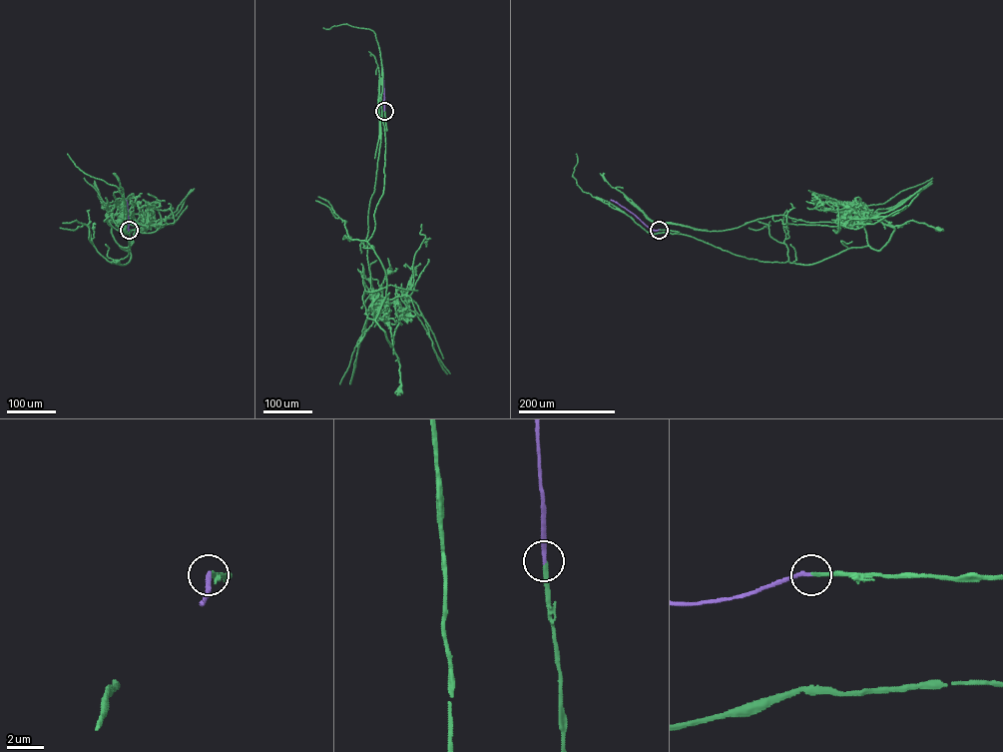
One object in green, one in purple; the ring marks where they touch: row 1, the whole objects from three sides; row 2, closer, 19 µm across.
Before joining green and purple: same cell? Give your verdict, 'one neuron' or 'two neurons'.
one neuron

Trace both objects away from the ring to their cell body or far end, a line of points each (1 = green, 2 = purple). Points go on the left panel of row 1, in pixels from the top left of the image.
1: (129, 230), (128, 255), (112, 263), (129, 261), (130, 251), (119, 246), (128, 251), (143, 221), (143, 229)
2: (129, 230), (125, 200)

